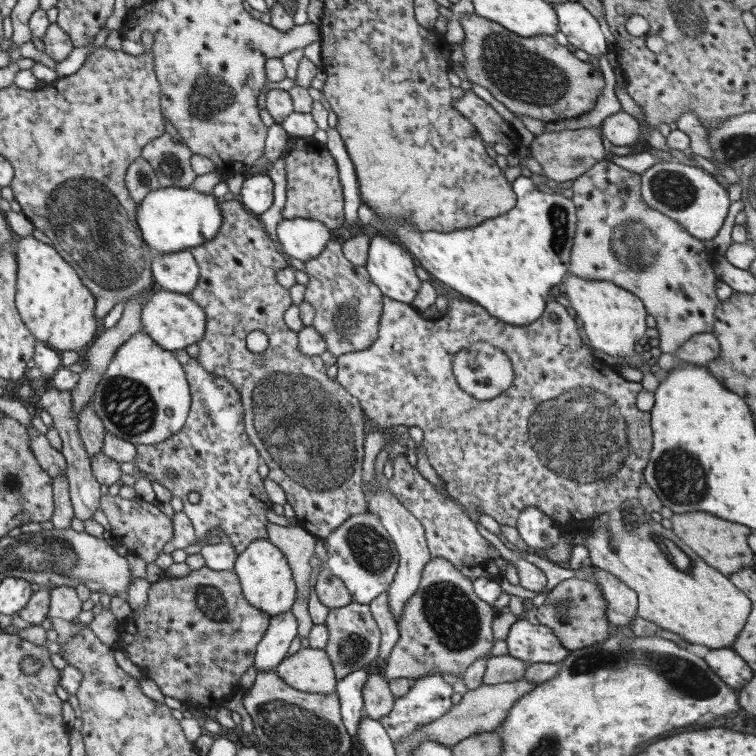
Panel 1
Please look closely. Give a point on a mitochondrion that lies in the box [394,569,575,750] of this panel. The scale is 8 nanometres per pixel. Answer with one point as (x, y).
(454, 619)

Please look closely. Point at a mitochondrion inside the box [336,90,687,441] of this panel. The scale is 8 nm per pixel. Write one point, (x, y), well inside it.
(635, 245)

